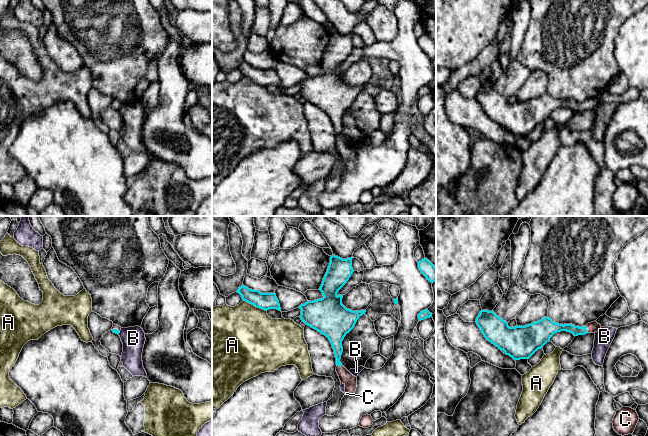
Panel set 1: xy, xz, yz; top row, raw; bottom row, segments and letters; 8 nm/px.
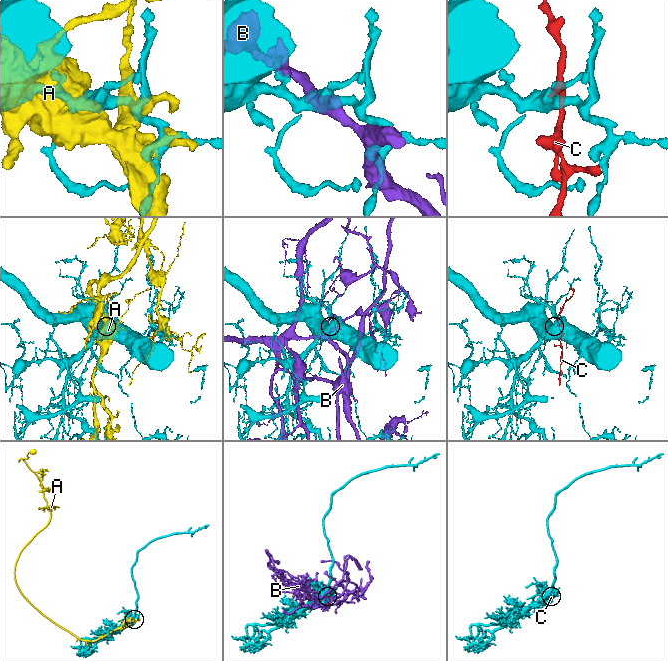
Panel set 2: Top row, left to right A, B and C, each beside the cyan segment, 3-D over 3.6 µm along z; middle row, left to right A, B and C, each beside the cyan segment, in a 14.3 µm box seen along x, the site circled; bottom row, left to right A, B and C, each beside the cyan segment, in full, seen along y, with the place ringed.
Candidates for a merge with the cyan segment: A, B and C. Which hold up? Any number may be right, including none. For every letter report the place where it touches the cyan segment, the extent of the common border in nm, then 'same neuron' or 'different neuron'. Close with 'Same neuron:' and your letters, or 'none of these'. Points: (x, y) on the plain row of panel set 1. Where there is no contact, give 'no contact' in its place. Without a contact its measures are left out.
A: contact xz (255, 82); length 220 nm; different neuron
B: contact xy (119, 108); length 40 nm; different neuron
C: contact yz (586, 105); length 60 nm; same neuron
Same neuron: C

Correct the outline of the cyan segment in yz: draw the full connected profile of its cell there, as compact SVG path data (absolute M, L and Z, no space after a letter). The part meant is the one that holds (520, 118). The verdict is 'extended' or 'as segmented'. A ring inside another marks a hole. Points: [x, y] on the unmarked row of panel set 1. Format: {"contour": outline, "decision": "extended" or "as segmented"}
{"contour": "M481 86L475 98L486 116L514 136L529 135L557 108L567 107L578 112L595 109L601 104L596 97L579 103L555 99L549 93L525 102L509 103L508 99L497 92L493 86Z", "decision": "extended"}

